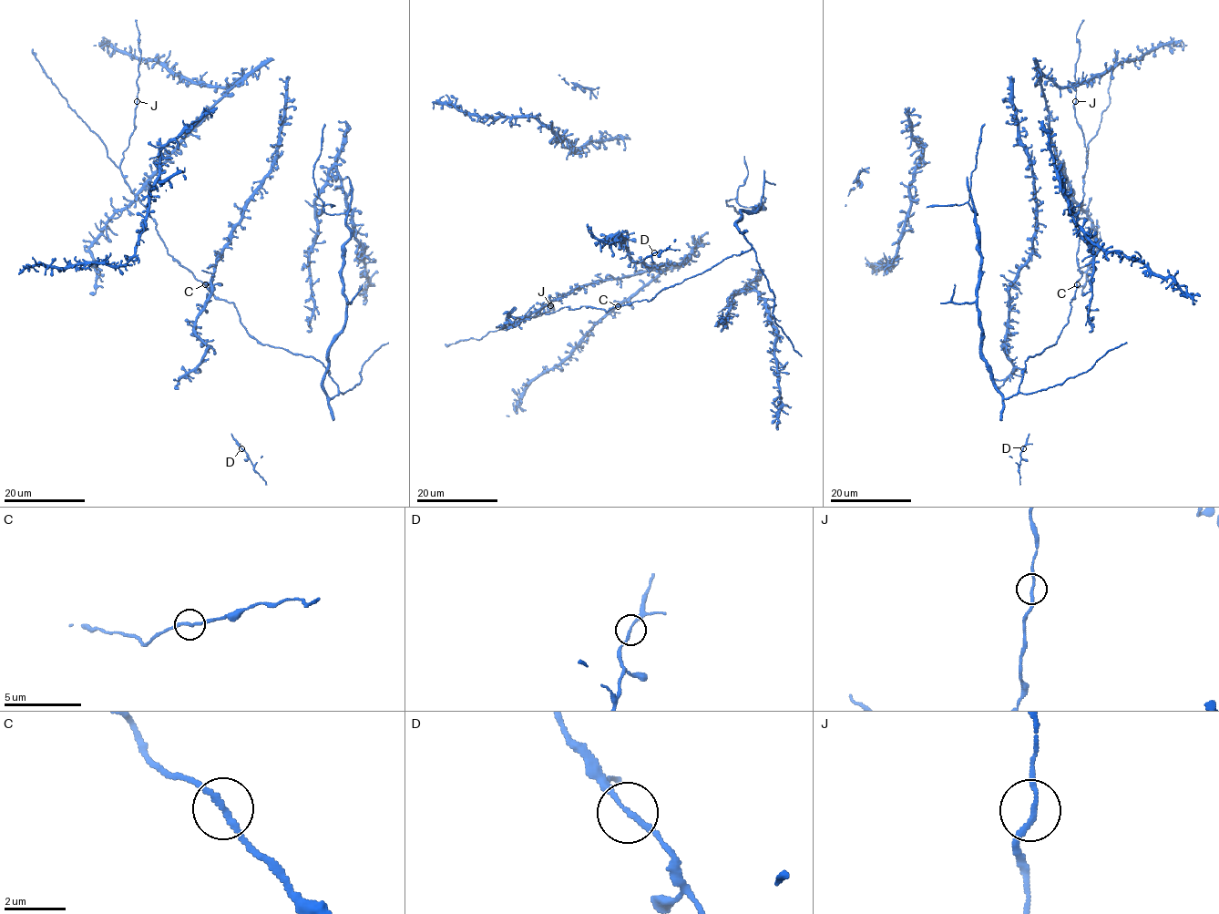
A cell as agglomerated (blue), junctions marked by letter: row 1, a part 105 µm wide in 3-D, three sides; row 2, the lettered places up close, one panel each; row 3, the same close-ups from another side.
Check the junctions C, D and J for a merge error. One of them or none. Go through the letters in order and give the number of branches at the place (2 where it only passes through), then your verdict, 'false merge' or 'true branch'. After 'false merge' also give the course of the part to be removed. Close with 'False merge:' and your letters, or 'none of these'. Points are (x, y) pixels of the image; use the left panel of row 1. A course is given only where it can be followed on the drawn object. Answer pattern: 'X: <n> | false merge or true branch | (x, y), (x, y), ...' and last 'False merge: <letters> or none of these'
C: 2 | true branch
D: 2 | true branch
J: 2 | true branch
False merge: none of these

